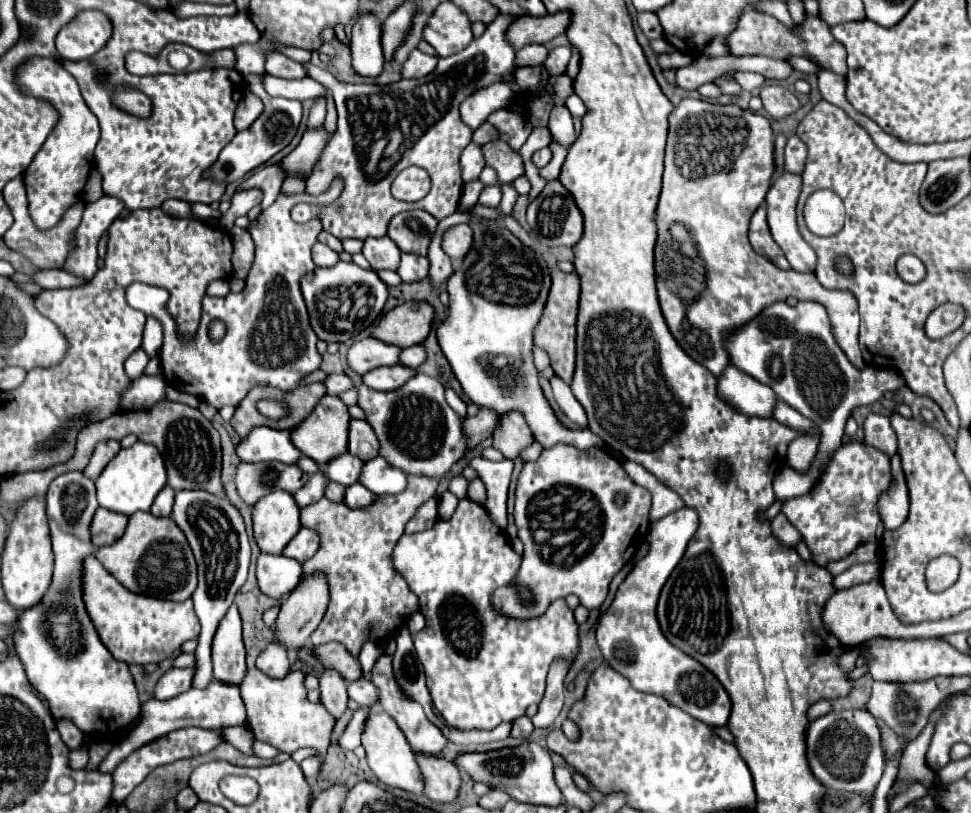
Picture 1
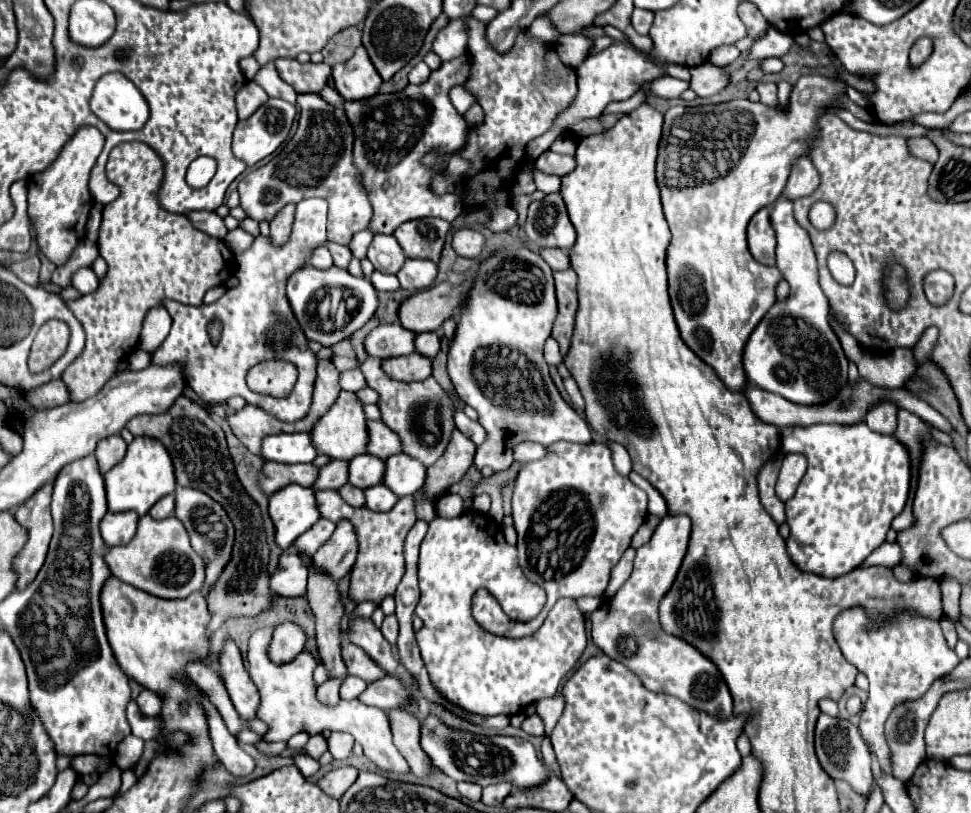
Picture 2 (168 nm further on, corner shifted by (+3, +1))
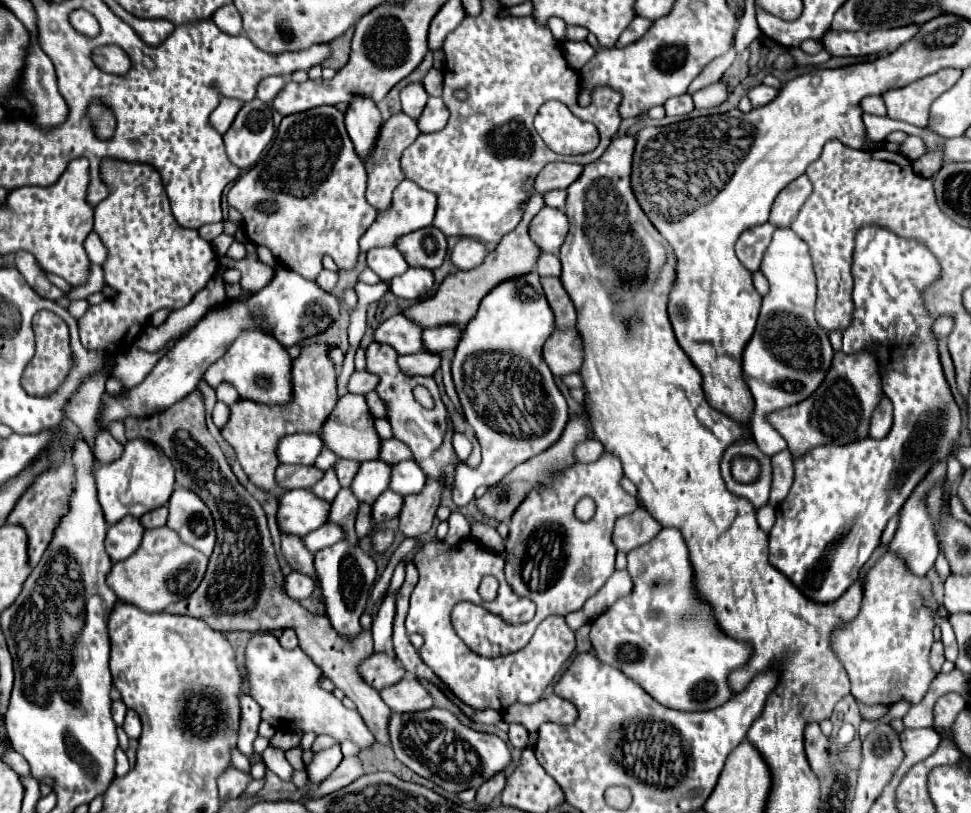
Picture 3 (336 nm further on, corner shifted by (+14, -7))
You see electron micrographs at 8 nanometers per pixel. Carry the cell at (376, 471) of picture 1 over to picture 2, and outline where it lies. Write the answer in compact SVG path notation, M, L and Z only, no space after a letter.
M396 454L386 460L386 476L384 484L398 496L416 494L426 480L426 468L420 460L408 454Z

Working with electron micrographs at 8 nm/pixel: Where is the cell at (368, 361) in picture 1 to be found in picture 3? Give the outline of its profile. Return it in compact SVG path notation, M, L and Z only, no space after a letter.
M395 314L375 330L373 340L377 344L393 346L395 352L399 354L413 354L423 350L421 332L423 332L421 326L409 322L403 314Z

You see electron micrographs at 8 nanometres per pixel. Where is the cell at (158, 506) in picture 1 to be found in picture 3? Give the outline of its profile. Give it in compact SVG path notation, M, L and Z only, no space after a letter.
M161 506L161 508L151 510L145 516L141 516L141 524L143 524L143 528L159 528L159 526L165 526L167 514L169 514L167 512L167 506Z

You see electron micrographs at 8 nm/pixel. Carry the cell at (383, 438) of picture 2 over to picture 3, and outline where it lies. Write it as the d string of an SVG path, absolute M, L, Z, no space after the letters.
M389 438L389 440L381 440L381 450L379 450L379 460L387 462L387 464L397 464L401 460L409 460L411 458L411 452L409 448L395 440L395 438Z

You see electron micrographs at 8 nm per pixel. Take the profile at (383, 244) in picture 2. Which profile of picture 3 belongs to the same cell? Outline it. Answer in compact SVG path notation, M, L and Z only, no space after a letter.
M379 246L367 252L367 266L385 282L405 272L409 266L393 246Z

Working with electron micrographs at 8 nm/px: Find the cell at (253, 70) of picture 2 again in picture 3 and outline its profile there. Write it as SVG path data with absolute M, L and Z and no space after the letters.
M267 76L267 78L263 78L257 84L257 98L263 100L265 104L271 104L271 100L279 92L279 88L283 88L285 82L287 82L287 78L283 78L283 76Z

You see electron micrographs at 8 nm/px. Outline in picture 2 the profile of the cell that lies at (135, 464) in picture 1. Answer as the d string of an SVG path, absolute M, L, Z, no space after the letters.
M148 436L134 438L132 444L128 446L126 456L104 474L104 480L106 480L110 512L134 510L140 516L148 514L148 510L162 496L172 494L176 488L176 476L174 476L172 458L168 456L168 450L164 450L164 444L160 444L160 440L152 440Z

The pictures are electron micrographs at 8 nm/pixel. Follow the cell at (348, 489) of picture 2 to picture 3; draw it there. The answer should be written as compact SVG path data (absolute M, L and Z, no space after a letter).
M359 504L357 518L355 518L355 530L359 538L365 538L371 530L371 506L369 504Z

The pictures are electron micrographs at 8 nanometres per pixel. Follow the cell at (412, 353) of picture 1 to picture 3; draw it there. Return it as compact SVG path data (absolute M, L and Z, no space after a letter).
M437 326L423 330L423 350L425 352L441 352L453 350L459 342L461 330L455 326Z

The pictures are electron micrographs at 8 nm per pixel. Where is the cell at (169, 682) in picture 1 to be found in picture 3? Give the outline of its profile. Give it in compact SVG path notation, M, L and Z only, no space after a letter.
M127 710L127 716L125 716L125 722L123 722L123 730L127 732L129 738L139 738L141 734L141 720L137 716L135 710Z

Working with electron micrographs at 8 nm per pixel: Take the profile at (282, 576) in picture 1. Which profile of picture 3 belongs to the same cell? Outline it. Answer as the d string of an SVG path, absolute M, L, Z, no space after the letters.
M291 572L289 576L285 576L283 588L285 588L285 594L291 596L293 600L303 600L303 598L309 598L317 590L317 584L305 574Z

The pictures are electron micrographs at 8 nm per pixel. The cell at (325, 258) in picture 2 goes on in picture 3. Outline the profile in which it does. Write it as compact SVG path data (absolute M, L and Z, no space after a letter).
M317 106L305 112L289 114L281 120L277 136L267 154L245 174L241 174L227 194L229 206L237 208L243 216L245 236L253 244L267 246L273 256L293 272L315 280L321 272L321 256L329 254L335 264L349 270L357 262L359 238L373 224L377 210L365 200L367 172L347 136L343 112L335 106Z

